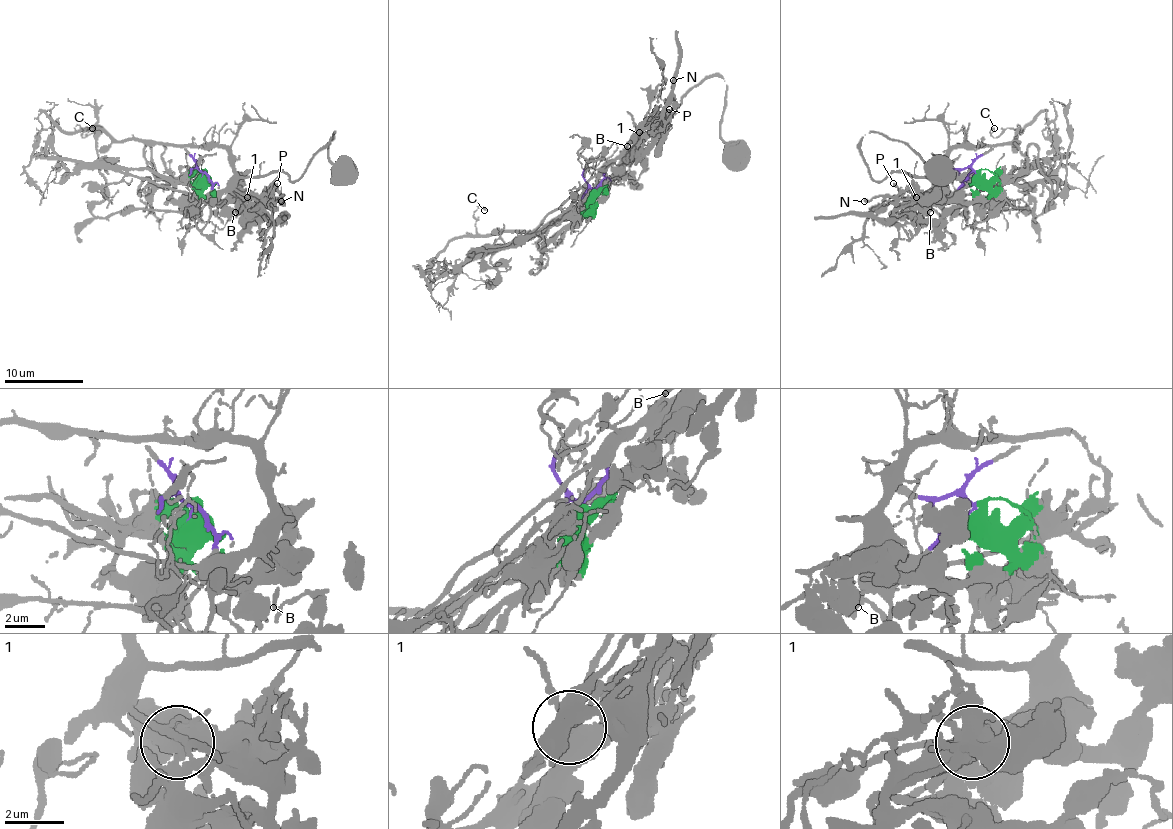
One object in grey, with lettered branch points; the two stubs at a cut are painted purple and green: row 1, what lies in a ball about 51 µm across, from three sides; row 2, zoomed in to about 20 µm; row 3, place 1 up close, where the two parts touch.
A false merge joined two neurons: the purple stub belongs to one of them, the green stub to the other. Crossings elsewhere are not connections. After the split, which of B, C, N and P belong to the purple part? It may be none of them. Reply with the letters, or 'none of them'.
B, C

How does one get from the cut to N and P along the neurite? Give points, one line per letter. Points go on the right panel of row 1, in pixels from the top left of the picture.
N: (978, 175), (972, 188), (972, 200), (907, 198), (897, 202), (889, 196), (863, 200)
P: (978, 175), (972, 188), (972, 200), (915, 196), (893, 182)

